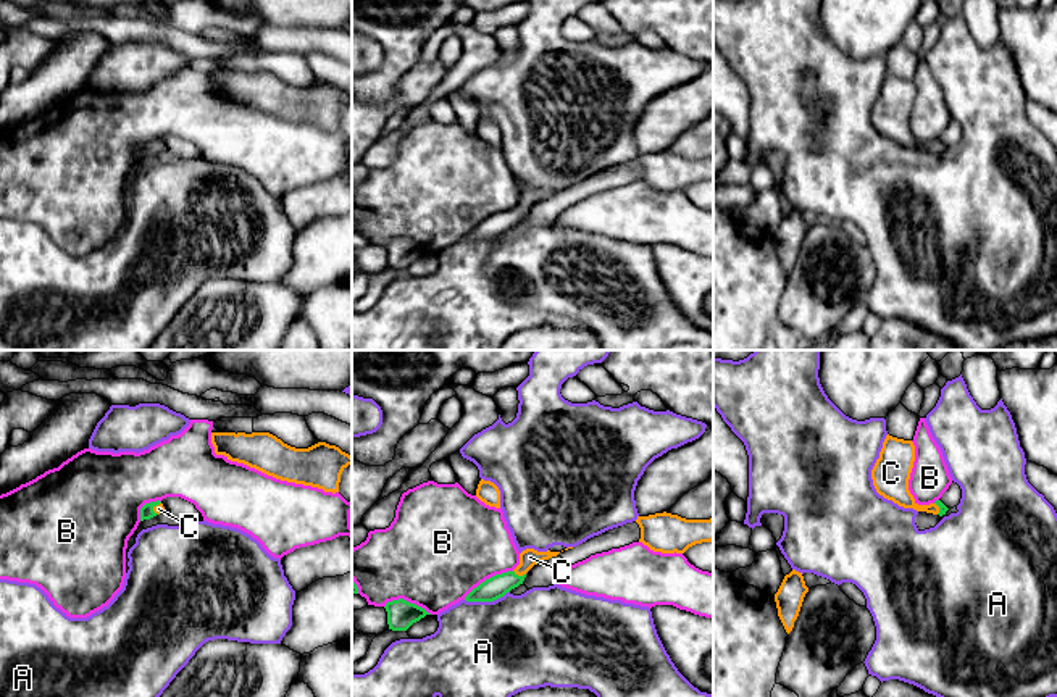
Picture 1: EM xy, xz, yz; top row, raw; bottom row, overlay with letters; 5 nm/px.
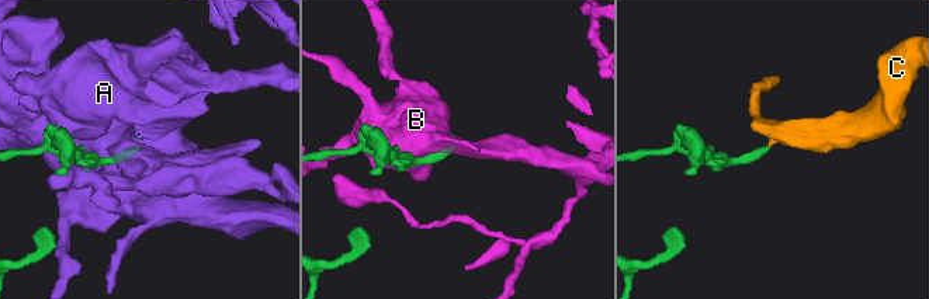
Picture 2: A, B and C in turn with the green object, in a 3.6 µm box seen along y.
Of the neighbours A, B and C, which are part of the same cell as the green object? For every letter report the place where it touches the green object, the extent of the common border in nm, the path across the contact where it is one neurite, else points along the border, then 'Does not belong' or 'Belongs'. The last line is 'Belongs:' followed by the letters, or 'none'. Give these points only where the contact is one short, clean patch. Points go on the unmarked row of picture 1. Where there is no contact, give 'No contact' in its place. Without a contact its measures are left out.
A: Touches green at xz (486, 239). Shared border 220 nm. Does not belong
B: Touches green at xz (489, 217). Shared border 280 nm. Does not belong
C: Touches green at xz (520, 215). Shared border 70 nm. Path across: xz (494, 226), (520, 215), (530, 196). Belongs
Belongs: C

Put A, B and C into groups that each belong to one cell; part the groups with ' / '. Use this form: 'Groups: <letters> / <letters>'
Groups: A / B / C

